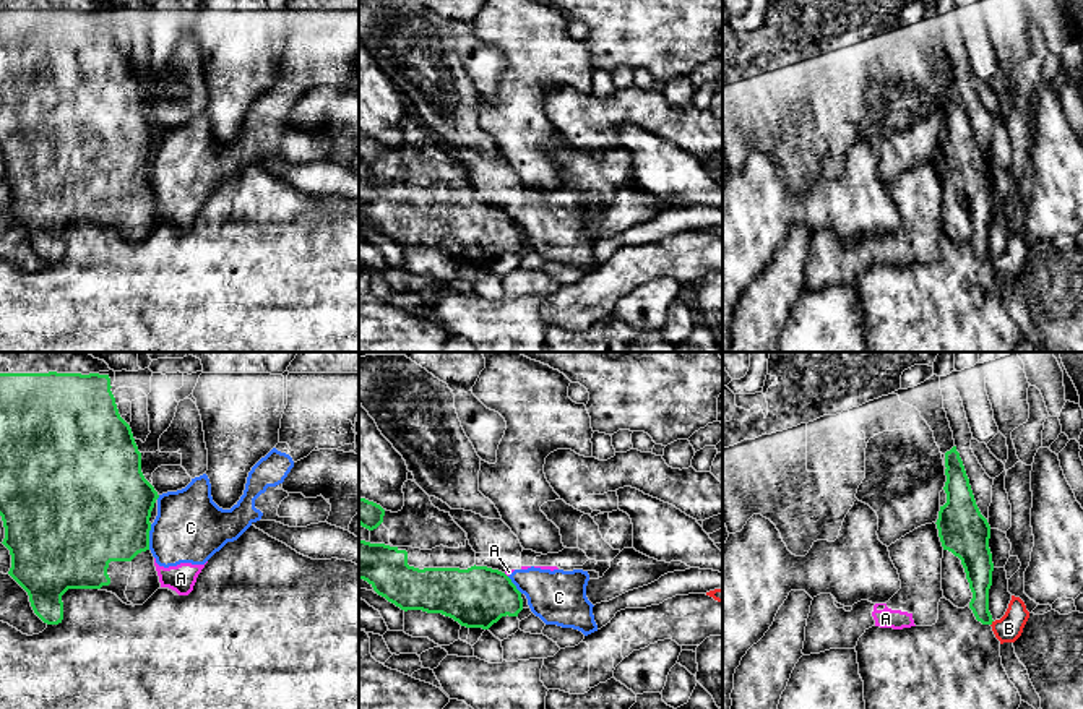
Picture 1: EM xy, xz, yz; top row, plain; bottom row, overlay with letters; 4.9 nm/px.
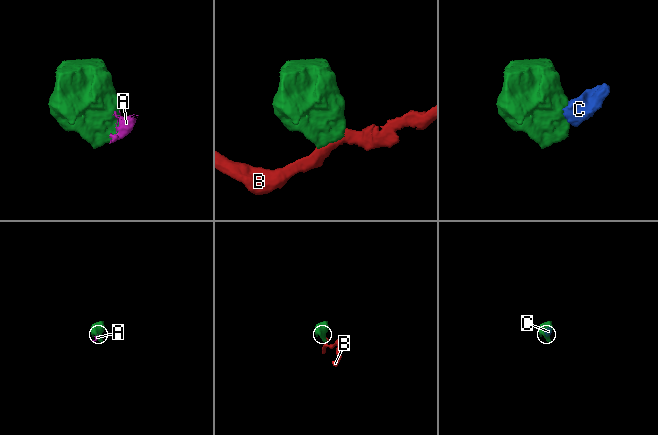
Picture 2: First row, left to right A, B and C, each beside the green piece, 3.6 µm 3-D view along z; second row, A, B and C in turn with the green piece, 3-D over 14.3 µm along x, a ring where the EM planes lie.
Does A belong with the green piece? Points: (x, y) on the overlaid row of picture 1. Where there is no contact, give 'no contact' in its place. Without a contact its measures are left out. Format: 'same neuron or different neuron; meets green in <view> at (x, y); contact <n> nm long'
different neuron; meets green in xz at (505, 575); contact 30 nm long

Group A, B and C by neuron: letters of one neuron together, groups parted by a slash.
A C / B

